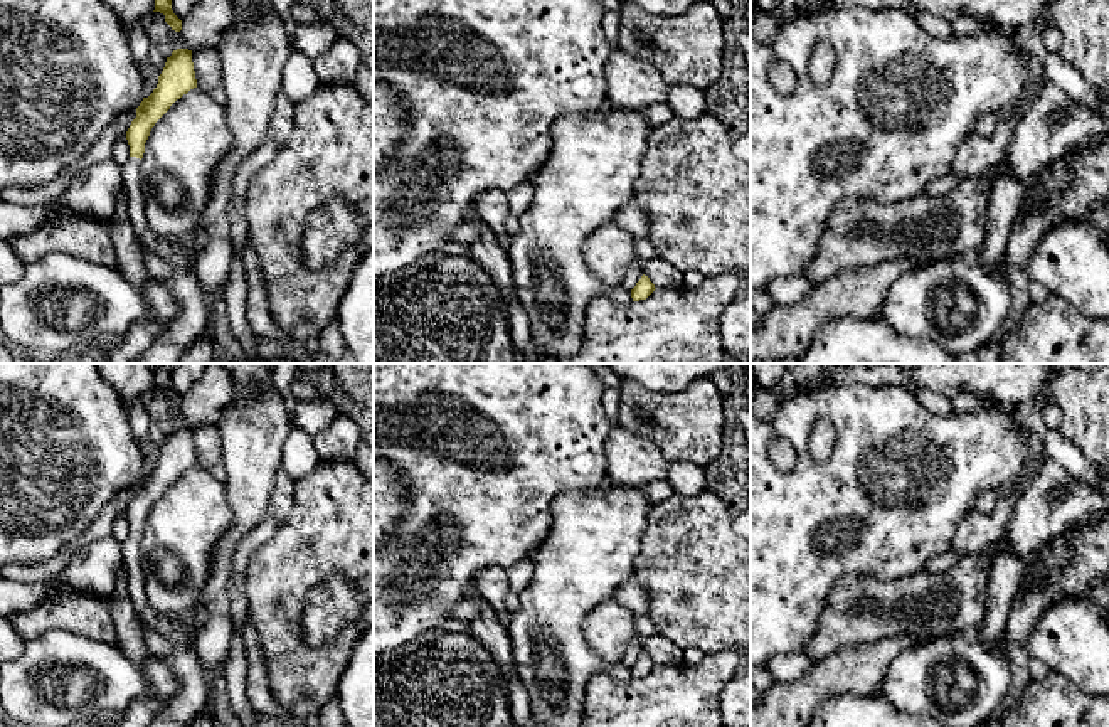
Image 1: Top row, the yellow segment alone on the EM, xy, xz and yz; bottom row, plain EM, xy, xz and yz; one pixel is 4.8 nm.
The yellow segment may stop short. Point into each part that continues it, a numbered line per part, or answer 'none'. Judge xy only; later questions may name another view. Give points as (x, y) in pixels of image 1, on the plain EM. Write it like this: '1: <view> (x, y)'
1: xy (130, 549)

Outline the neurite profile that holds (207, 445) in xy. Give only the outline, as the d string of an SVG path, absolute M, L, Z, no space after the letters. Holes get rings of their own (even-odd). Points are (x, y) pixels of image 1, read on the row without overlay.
M195 427L192 429L192 439L199 466L210 470L214 464L222 461L222 444L217 427Z

